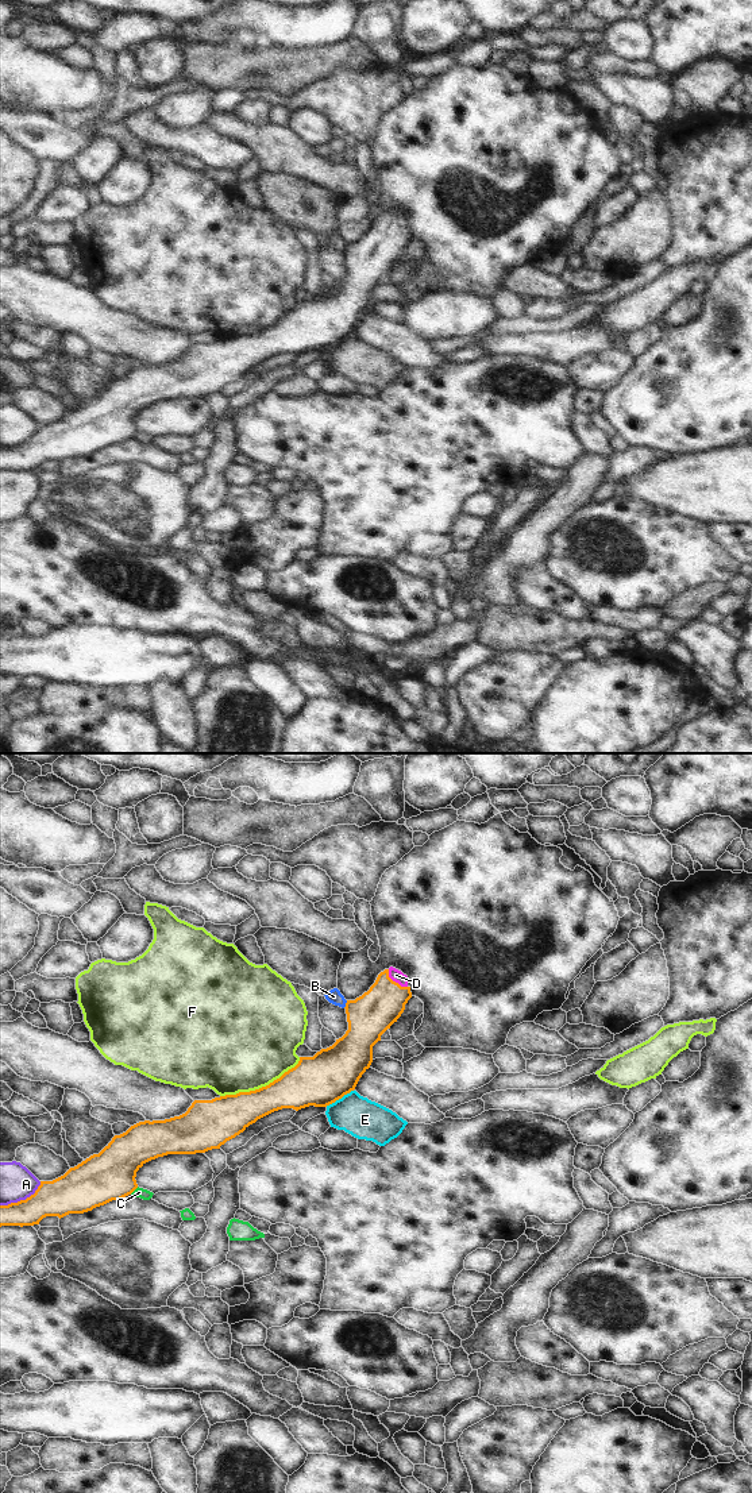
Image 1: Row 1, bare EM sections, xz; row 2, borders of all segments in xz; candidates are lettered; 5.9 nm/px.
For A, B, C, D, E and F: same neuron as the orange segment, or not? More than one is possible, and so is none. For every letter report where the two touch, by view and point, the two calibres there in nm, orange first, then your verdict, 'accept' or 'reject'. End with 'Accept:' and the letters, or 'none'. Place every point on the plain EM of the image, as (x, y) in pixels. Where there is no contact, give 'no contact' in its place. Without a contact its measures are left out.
A: contact xz (22, 444); calibres 220 and 200 nm; reject
B: contact xz (346, 249); calibres 260 and 90 nm; reject
C: contact xz (134, 433); calibres 300 and 60 nm; reject
D: contact xz (394, 226); calibres 260 and 70 nm; accept
E: contact xz (339, 342); calibres 300 and 240 nm; reject
F: contact xz (262, 331); calibres 260 and 500 nm; reject
Accept: D

